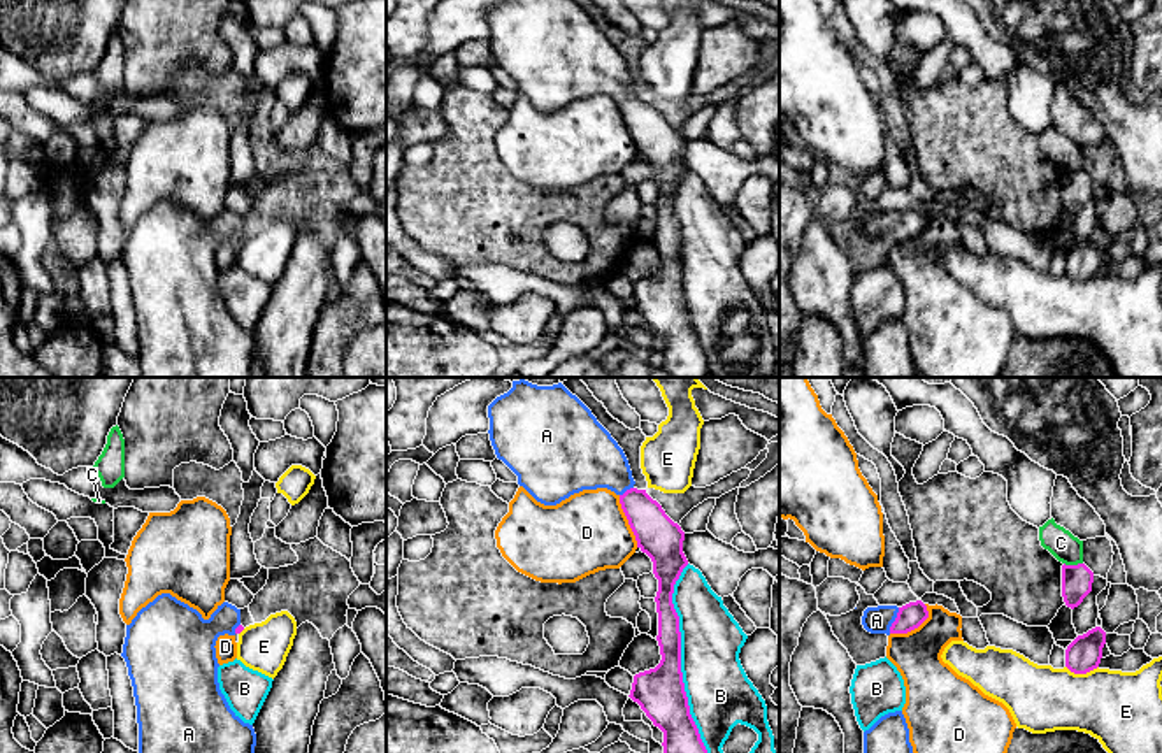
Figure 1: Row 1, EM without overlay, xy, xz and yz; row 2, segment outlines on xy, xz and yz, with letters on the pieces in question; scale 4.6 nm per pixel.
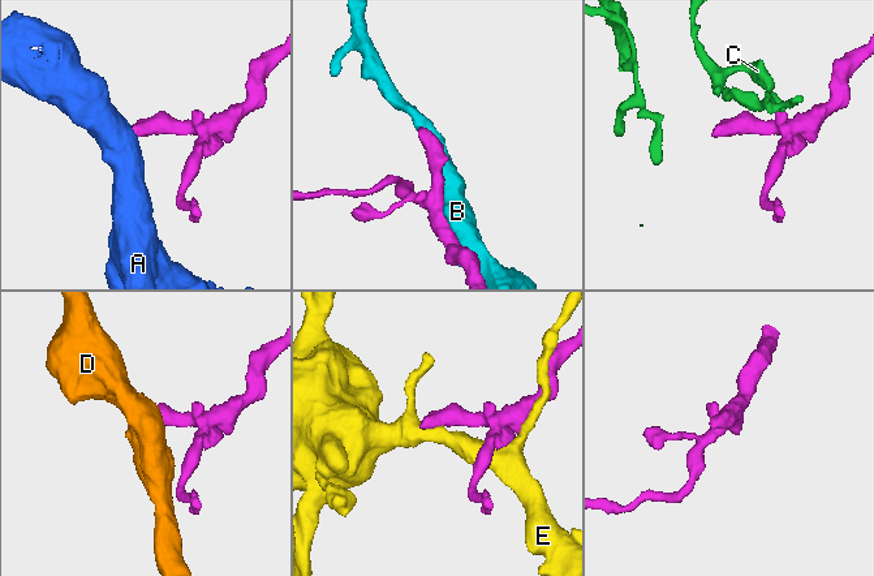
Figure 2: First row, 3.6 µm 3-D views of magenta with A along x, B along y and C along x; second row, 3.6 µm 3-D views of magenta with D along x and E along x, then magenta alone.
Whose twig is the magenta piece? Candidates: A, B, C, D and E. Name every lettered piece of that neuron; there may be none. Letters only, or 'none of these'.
A

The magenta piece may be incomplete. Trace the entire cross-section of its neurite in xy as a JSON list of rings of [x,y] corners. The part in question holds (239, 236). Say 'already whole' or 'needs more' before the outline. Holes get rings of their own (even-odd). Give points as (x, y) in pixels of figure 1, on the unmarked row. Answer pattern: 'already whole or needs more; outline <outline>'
needs more; outline [[[170,200],[158,202],[126,232],[121,263],[133,293],[139,330],[139,365],[142,377],[255,377],[256,341],[228,312],[218,290],[216,247],[240,240],[240,216],[223,209],[204,226],[202,221]]]

